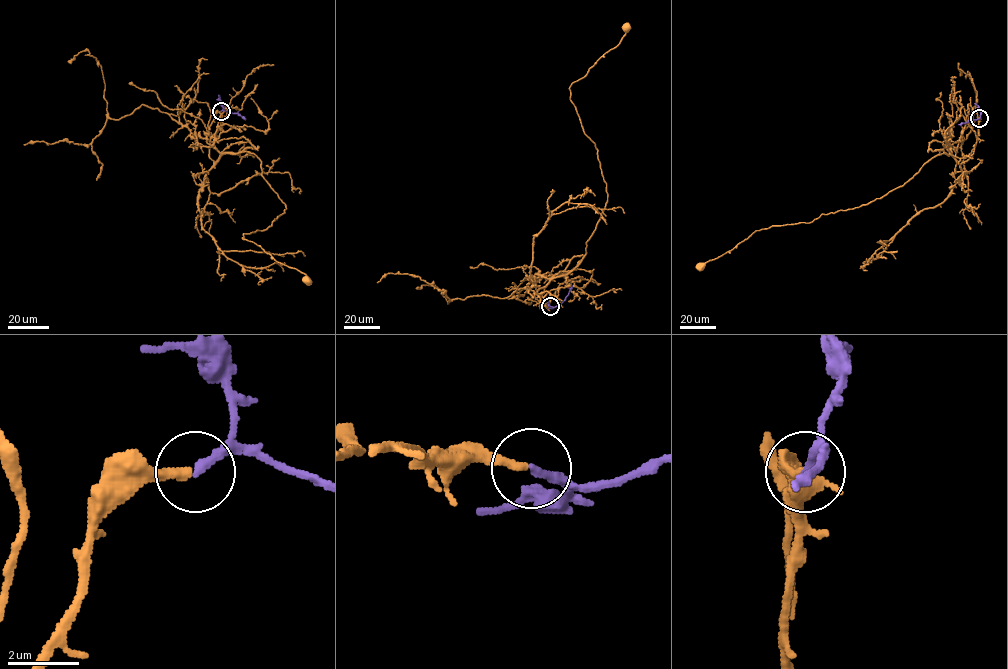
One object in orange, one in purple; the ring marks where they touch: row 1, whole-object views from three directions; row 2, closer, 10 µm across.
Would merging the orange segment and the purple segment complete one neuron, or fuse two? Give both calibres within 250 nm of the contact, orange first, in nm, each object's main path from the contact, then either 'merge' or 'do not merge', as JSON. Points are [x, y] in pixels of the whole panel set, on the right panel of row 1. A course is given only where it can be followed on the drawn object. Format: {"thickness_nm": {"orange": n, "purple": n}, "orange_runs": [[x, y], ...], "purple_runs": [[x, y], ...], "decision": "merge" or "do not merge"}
{"thickness_nm": {"orange": 240, "purple": 240}, "orange_runs": [[979, 118], [976, 142], [965, 161], [937, 154], [879, 198], [811, 222], [755, 231], [701, 266]], "purple_runs": [[979, 118], [958, 124]], "decision": "merge"}

